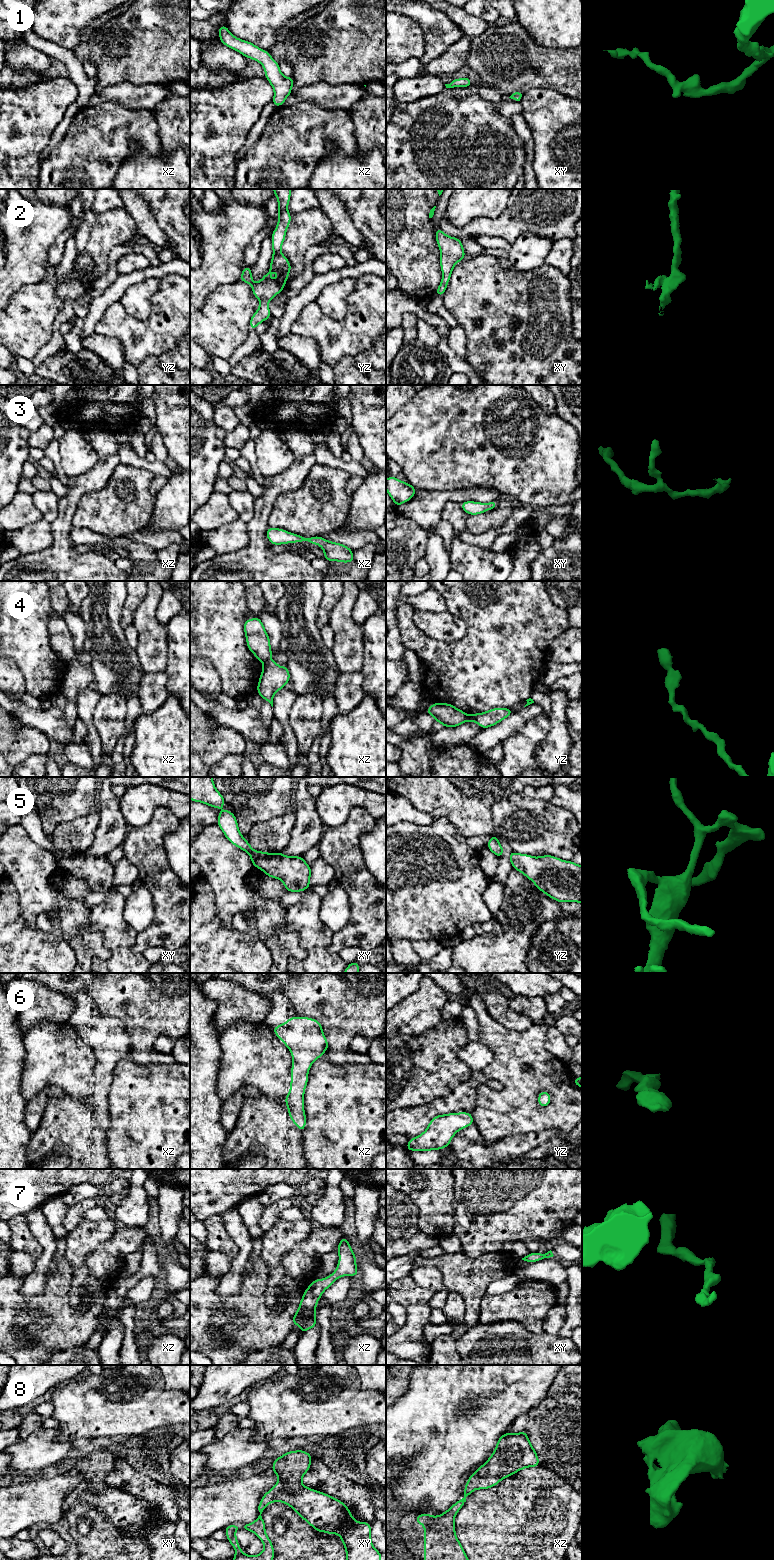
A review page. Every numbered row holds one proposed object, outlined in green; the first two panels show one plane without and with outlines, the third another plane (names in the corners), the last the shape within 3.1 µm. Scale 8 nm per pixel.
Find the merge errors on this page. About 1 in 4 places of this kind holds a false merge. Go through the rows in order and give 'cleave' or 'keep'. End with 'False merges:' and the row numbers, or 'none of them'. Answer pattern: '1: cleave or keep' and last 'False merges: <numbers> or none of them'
1: keep
2: keep
3: keep
4: cleave
5: keep
6: keep
7: keep
8: keep
False merges: 4

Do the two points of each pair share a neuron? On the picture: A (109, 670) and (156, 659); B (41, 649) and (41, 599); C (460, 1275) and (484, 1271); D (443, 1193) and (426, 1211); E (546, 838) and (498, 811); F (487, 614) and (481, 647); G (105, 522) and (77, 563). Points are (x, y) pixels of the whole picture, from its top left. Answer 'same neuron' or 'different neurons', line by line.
A: different neurons
B: same neuron
C: same neuron
D: same neuron
E: same neuron
F: same neuron
G: different neurons

